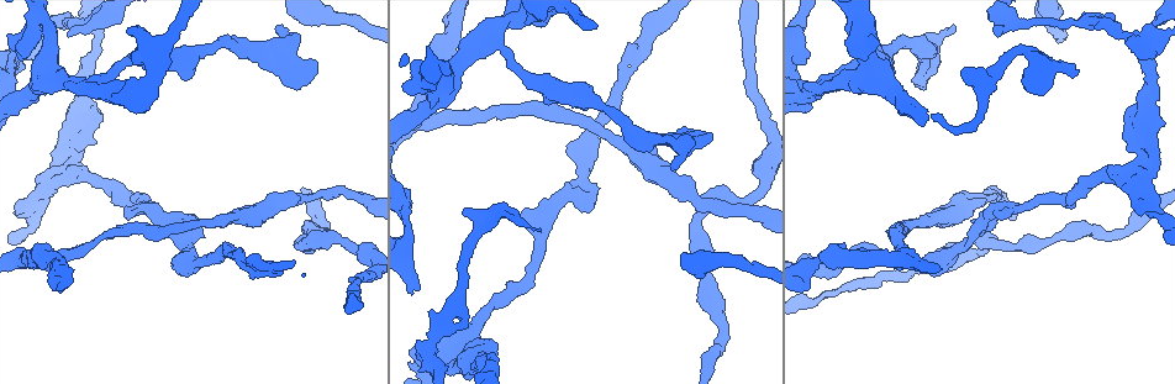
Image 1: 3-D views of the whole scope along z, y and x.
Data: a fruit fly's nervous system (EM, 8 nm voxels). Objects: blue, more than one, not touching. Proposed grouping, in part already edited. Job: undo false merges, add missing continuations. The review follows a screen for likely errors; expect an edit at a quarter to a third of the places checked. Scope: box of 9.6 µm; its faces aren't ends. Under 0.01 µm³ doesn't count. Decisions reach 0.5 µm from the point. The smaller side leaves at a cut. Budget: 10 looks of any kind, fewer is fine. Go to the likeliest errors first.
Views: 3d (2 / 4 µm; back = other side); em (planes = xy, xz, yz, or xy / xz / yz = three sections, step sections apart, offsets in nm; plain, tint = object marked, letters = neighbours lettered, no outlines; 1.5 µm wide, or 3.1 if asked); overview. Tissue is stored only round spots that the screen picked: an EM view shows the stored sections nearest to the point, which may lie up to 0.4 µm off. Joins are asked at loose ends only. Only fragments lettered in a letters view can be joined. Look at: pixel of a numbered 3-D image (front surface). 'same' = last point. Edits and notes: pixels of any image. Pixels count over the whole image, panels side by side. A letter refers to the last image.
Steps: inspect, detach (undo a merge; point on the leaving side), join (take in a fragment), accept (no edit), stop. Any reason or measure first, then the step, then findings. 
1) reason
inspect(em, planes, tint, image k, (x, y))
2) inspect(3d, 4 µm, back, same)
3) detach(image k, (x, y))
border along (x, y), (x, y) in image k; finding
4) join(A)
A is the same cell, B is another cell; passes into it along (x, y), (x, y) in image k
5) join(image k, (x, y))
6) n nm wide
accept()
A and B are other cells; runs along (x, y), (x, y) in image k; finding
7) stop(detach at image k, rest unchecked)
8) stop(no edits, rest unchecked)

an open end
inspect(em, planes, letters, image 1, (465, 210))

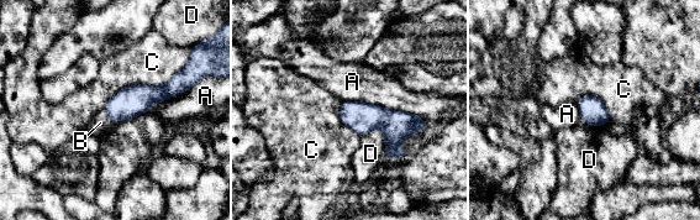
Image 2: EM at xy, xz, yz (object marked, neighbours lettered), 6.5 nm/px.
join(B)
B is the same cell, A, C and D are other cells; passes into it along (133, 100), (108, 116), (100, 122) in image 2; it goes on there

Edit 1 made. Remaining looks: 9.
three-way junction
inspect(em, xy, step 8, tint, image 1, (436, 330))

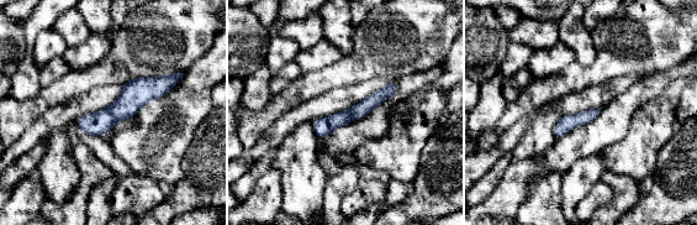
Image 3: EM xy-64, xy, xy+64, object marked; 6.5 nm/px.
another direction
inspect(em, planes, letters, same)

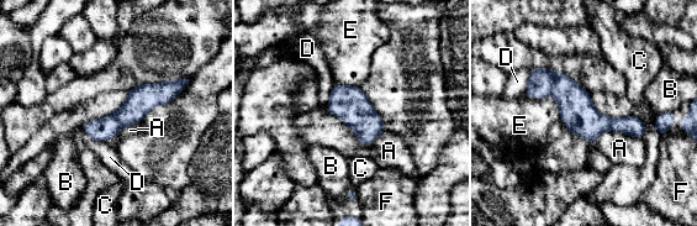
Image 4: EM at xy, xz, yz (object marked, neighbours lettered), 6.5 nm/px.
accept()
A, B, C, D, E and F are other cells; one neuron here

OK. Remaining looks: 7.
free end
inspect(3d, 4 µm, image 1, (672, 167))

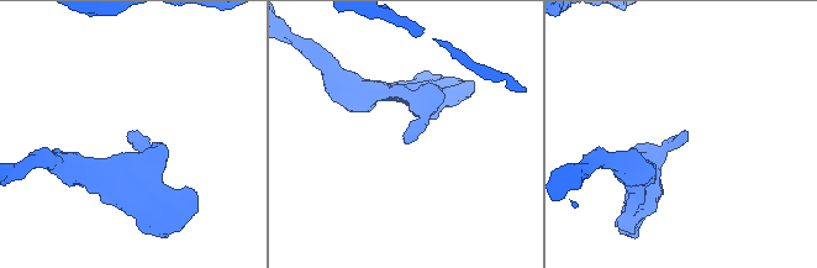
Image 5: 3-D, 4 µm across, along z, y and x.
shape alone is not enough
inspect(em, planes, letters, image 5, (129, 134))

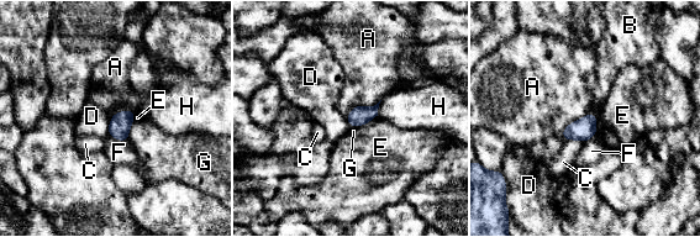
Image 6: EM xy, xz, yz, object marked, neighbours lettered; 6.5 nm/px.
accept()
A, B, C, D, E, F, G and H are other cells; border along (380, 99), (346, 116) in image 6; none of them fits

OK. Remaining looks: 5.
thin neck
inspect(3d, 2 µm, image 1, (446, 70))

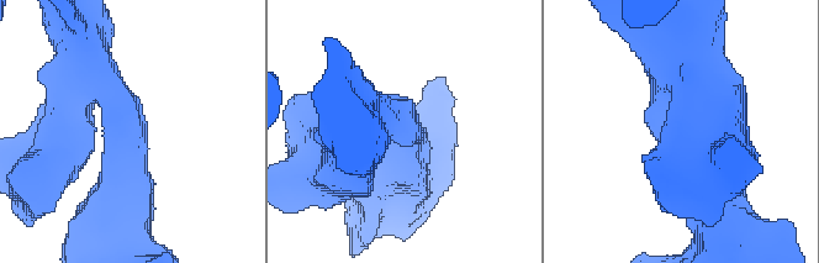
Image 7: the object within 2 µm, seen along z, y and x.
3 arms; arms of 360, 380, 500 nm; now the EM
inspect(em, yz, step 4, tint, image 7, (400, 124))

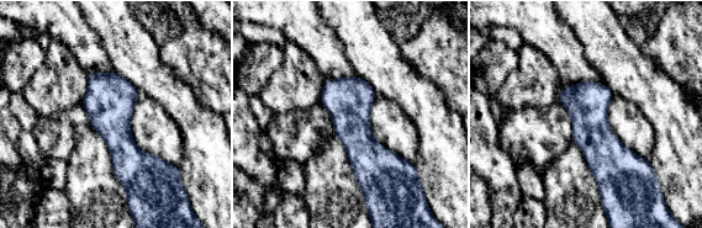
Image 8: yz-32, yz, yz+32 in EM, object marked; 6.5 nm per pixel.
see the neighbours
inspect(em, yz, step 4, letters, same)

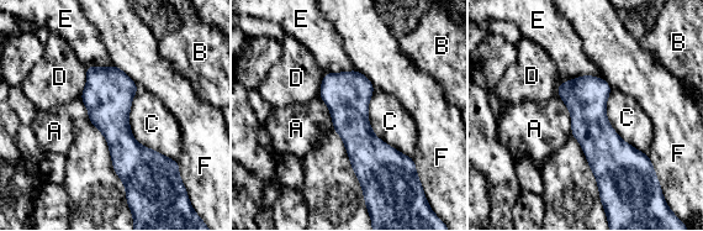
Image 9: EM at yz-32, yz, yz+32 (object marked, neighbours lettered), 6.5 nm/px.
accept()
A, B, C, D, E and F are other cells; one neuron here

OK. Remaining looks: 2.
stop(join at image 2, rest unchecked)

